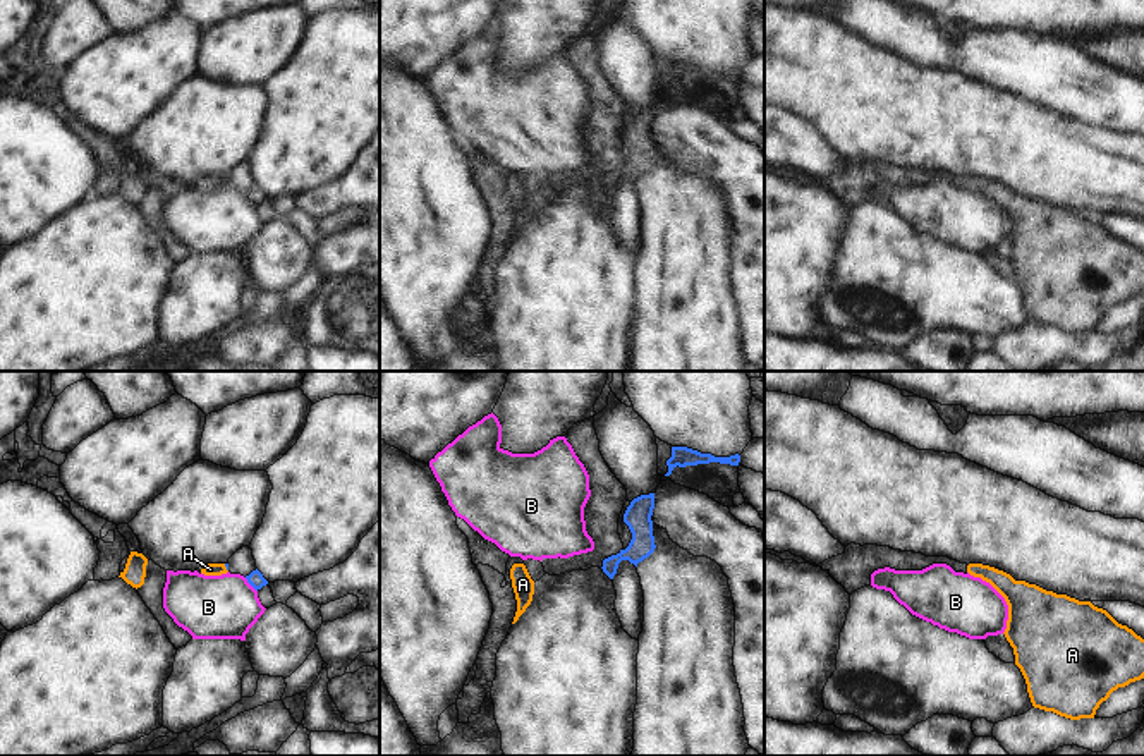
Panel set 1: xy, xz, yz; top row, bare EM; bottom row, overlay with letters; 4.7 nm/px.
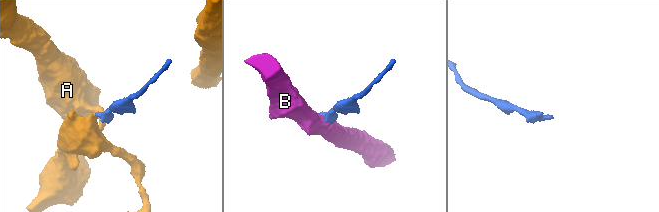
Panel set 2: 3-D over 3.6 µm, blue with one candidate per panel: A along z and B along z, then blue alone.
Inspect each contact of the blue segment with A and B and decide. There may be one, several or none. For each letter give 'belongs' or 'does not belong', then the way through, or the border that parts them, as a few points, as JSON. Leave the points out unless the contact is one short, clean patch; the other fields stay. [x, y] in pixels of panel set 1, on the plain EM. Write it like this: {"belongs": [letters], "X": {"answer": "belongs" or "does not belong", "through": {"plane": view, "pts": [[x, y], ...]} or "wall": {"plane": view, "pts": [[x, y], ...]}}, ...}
{"belongs": ["A"], "A": {"answer": "belongs", "through": {"plane": "xy", "pts": [[225, 179], [225, 181], [210, 184]]}}, "B": {"answer": "does not belong", "wall": {"plane": "xy", "pts": [[244, 193], [256, 207]]}}}

